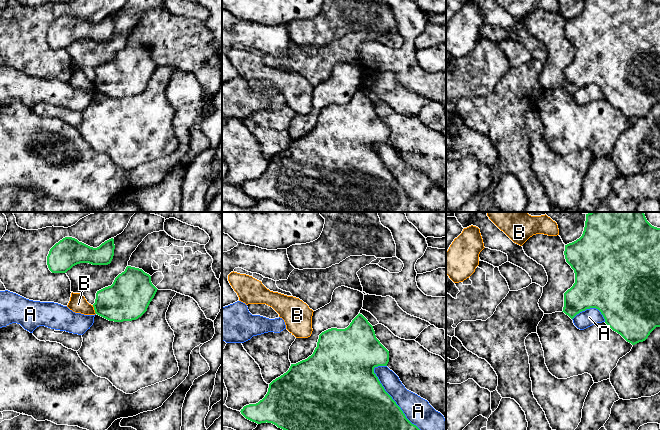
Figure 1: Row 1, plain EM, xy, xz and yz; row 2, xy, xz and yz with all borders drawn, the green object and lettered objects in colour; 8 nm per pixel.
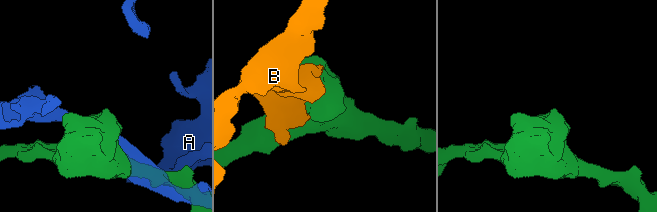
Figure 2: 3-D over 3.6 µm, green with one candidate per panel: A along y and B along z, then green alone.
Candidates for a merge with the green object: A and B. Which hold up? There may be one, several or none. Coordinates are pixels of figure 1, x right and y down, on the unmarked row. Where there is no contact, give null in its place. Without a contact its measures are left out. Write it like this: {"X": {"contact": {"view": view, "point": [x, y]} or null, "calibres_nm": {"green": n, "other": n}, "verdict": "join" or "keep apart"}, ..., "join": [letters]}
{"A": {"contact": {"view": "xz", "point": [394, 177]}, "calibres_nm": {"green": 500, "other": 220}, "verdict": "keep apart"}, "B": {"contact": {"view": "xy", "point": [94, 85]}, "calibres_nm": {"green": 320, "other": 140}, "verdict": "keep apart"}, "join": []}

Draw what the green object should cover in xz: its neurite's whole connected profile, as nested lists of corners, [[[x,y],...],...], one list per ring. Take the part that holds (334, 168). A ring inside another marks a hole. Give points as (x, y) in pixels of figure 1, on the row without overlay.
[[[359,89],[347,104],[322,108],[311,132],[291,140],[286,149],[269,160],[262,176],[244,182],[240,188],[252,198],[272,199],[294,212],[425,212],[406,194],[374,149],[375,143],[387,142],[388,138],[389,127],[376,114],[373,102]]]

